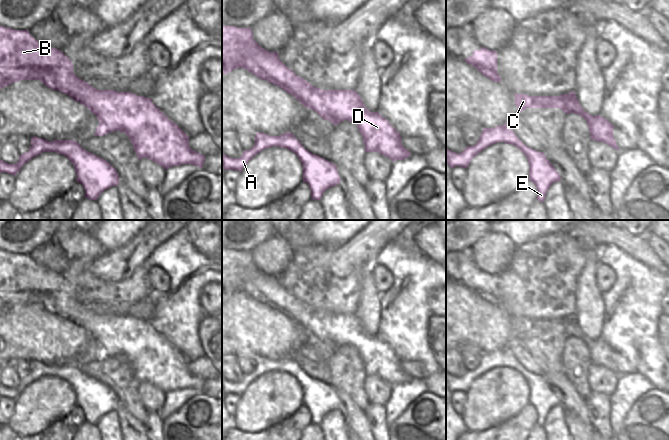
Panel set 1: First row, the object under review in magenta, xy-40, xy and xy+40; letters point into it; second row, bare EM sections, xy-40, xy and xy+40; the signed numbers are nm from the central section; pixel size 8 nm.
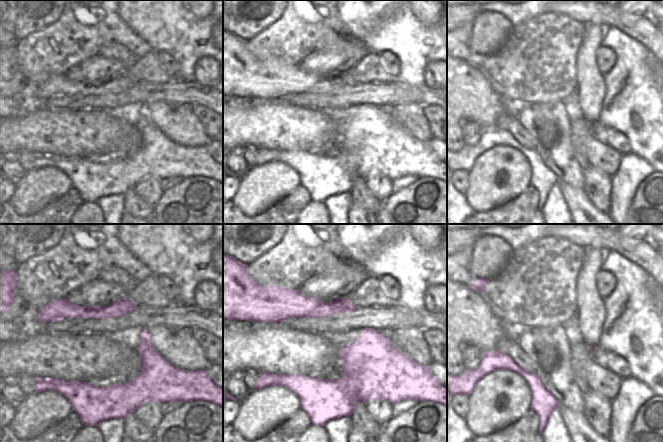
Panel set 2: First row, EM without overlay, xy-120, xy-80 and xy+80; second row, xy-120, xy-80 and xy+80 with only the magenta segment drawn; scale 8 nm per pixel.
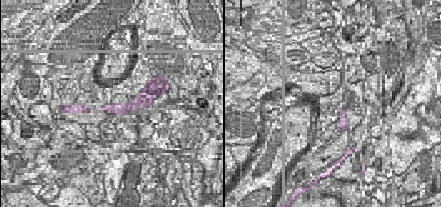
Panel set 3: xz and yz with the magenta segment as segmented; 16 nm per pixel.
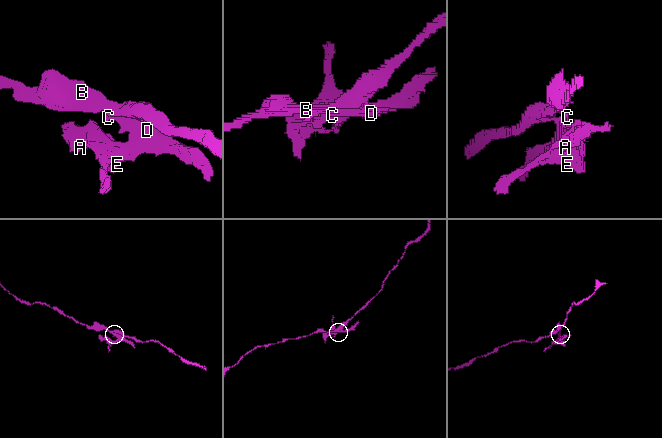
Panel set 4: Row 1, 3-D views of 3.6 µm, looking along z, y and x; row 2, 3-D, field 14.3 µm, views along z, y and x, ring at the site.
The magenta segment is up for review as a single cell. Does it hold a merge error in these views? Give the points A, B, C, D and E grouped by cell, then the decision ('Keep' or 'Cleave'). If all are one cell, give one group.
Groups: A C D E / B. Cleave

